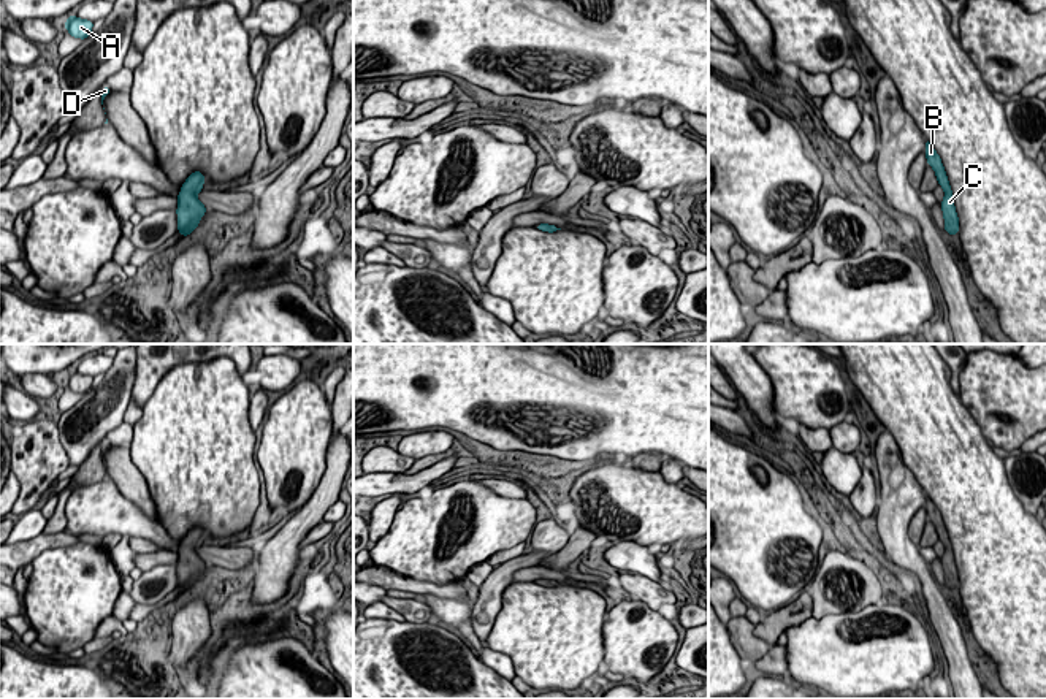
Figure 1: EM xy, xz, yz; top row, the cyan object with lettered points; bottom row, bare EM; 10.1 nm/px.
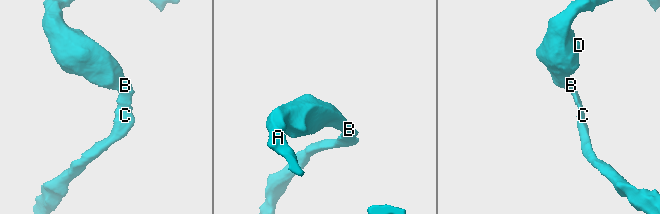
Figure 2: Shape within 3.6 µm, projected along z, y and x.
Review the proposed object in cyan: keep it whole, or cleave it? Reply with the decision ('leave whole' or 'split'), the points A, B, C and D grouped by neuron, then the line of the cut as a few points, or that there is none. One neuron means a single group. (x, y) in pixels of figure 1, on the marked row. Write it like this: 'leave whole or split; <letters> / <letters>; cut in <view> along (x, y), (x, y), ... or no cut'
leave whole; A B C D; no cut

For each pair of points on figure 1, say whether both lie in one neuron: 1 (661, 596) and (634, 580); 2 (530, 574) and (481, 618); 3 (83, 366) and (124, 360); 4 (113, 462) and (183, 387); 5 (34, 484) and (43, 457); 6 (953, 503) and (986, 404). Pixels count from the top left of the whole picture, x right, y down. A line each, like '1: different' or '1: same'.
1: same
2: different
3: different
4: different
5: same
6: different

